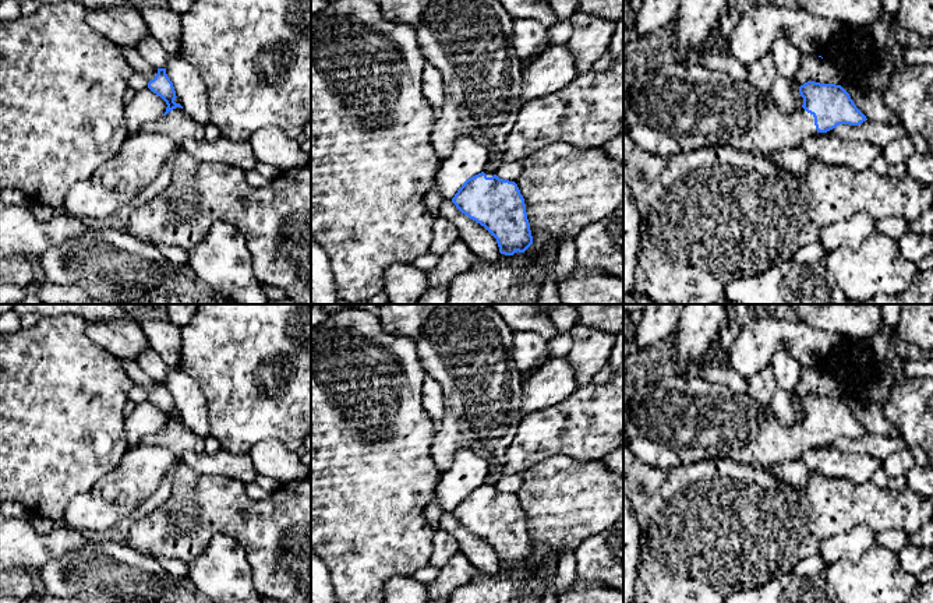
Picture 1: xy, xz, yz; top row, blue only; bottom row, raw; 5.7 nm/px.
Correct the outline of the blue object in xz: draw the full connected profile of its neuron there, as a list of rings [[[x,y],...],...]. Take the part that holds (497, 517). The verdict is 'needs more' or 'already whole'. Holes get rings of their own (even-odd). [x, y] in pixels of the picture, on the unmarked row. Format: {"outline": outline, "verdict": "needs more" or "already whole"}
{"outline": [[[378,304],[382,328],[410,338],[430,377],[439,385],[445,416],[431,452],[439,470],[449,469],[460,449],[469,449],[487,463],[495,462],[484,483],[464,494],[452,515],[496,551],[499,565],[524,565],[533,557],[524,511],[515,494],[496,489],[503,476],[505,452],[522,420],[522,371],[513,359],[512,329],[490,304]]], "verdict": "needs more"}

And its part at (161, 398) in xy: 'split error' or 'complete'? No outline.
split error

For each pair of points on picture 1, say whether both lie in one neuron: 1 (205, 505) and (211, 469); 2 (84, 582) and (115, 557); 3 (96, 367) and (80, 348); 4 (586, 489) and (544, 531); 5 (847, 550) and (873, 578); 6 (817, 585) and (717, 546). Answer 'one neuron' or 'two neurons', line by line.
1: two neurons
2: one neuron
3: one neuron
4: one neuron
5: two neurons
6: two neurons

